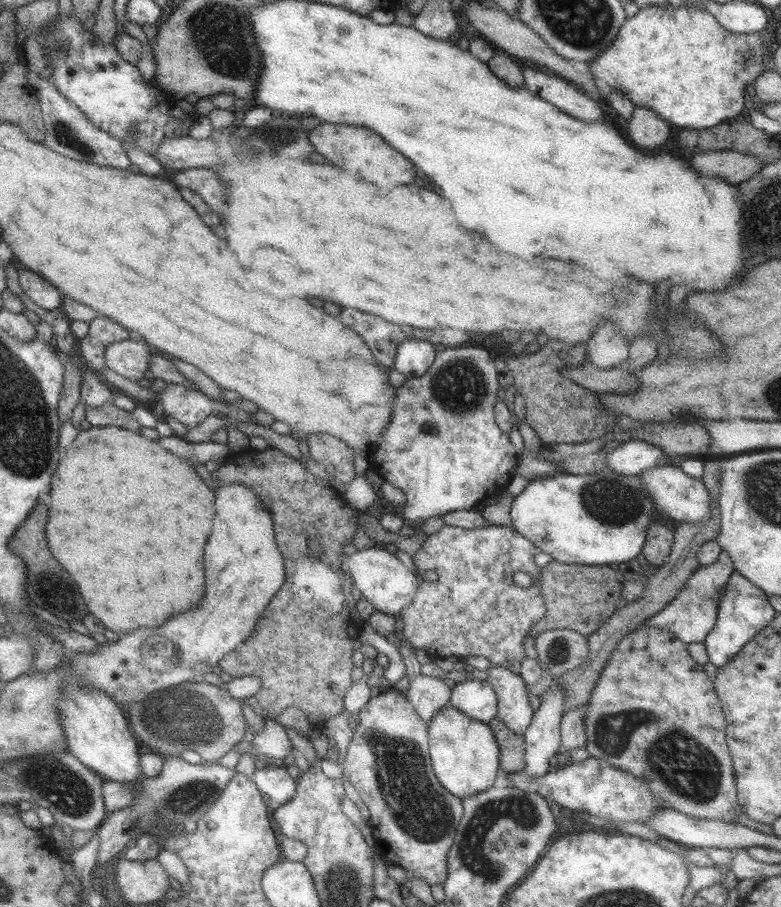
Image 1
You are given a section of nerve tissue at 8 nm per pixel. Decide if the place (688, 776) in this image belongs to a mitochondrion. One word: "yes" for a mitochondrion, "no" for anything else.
yes

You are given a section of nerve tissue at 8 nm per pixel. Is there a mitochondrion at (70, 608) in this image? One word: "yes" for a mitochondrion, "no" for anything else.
no

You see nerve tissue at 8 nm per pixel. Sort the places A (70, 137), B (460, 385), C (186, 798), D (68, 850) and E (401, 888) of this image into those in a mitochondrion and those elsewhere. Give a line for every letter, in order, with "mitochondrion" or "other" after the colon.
A: mitochondrion
B: mitochondrion
C: mitochondrion
D: other
E: other

